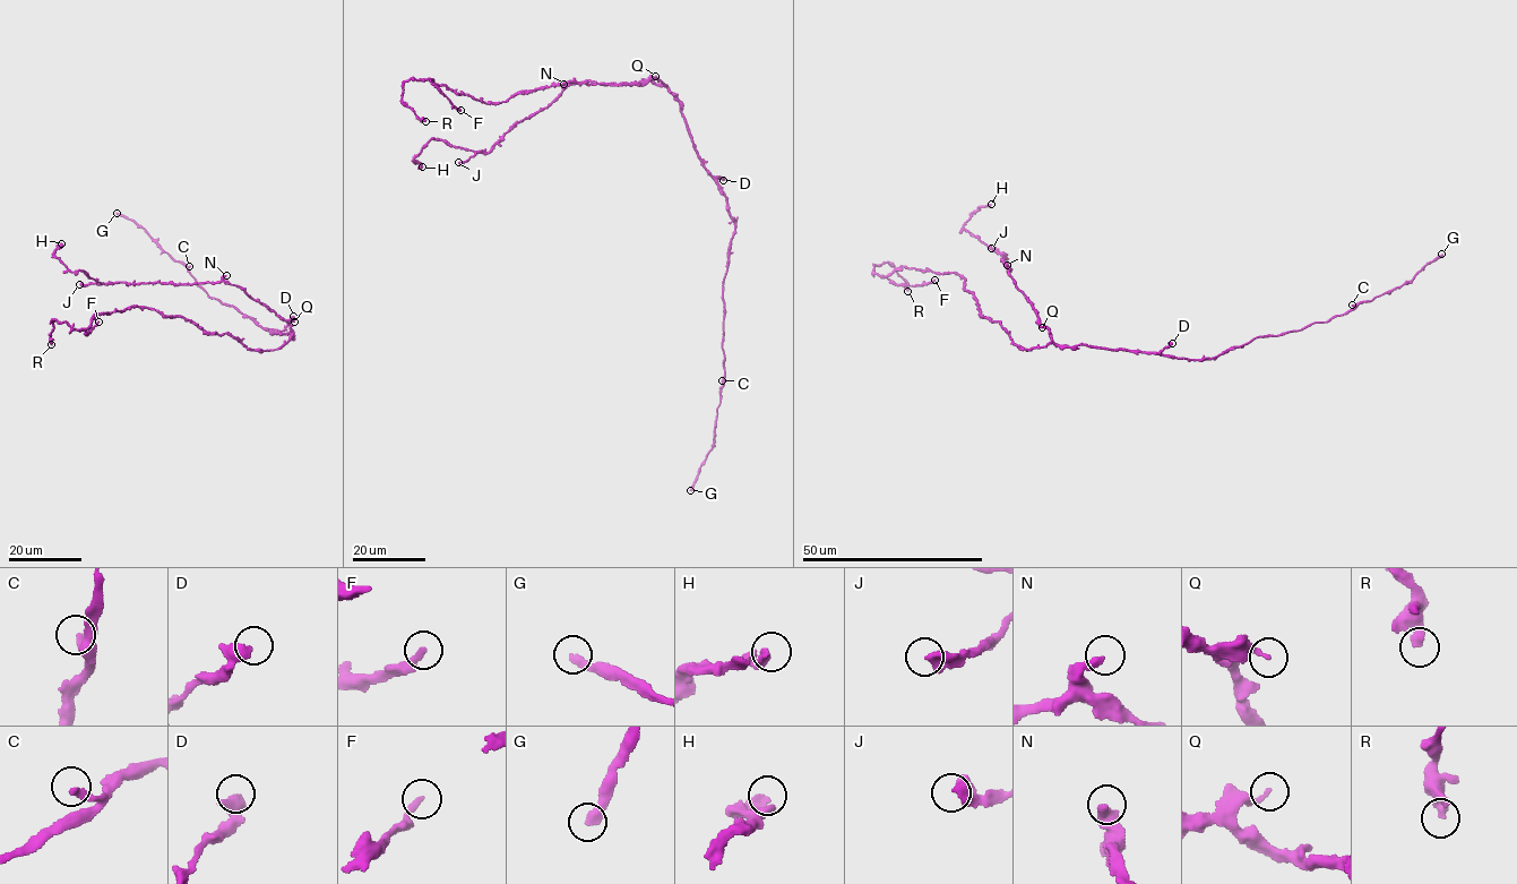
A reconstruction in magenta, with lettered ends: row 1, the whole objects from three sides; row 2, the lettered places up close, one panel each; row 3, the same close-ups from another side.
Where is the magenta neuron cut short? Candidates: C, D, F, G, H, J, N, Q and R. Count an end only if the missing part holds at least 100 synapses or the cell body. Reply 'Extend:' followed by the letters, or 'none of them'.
Extend: G

